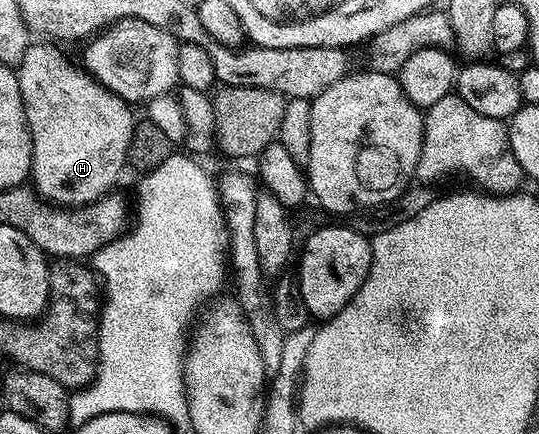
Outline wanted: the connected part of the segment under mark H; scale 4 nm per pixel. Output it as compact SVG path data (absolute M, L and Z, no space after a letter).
M53 42L30 43L16 74L33 143L32 187L43 201L72 210L94 204L116 189L113 187L120 182L121 171L127 168L135 115L129 101L119 98L116 91L106 85L97 83L80 67L77 69L57 48L60 47Z

